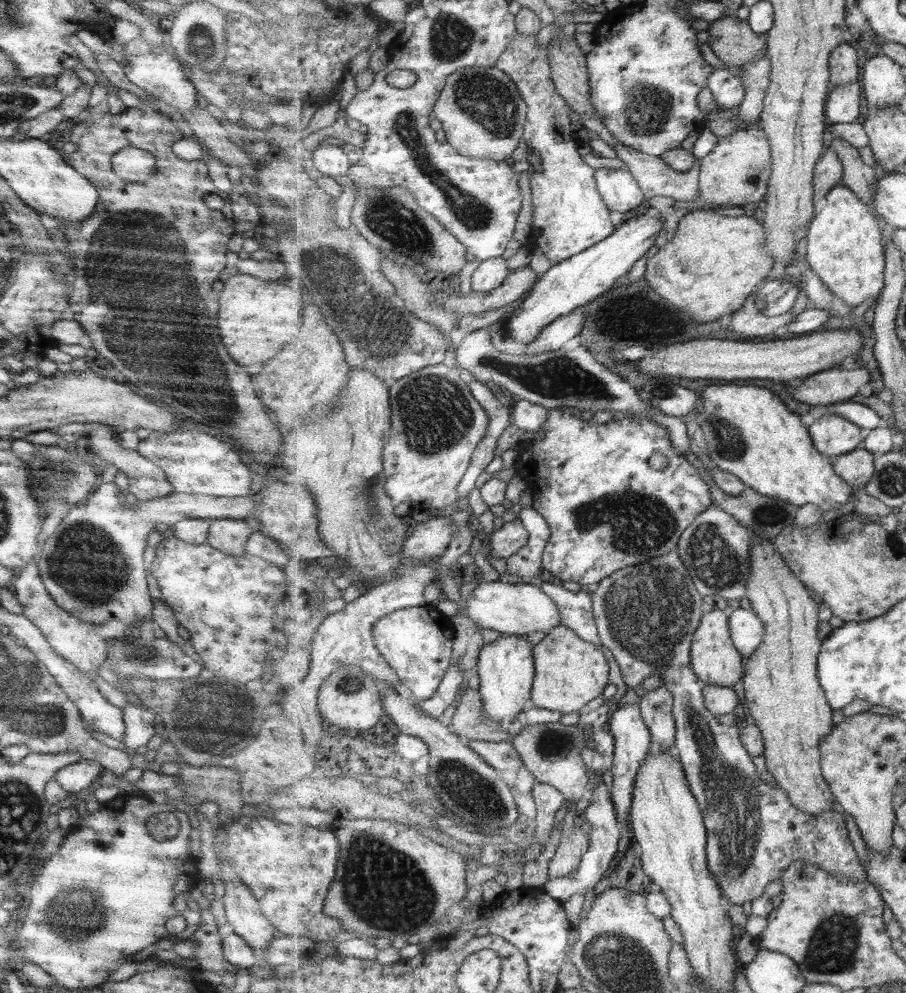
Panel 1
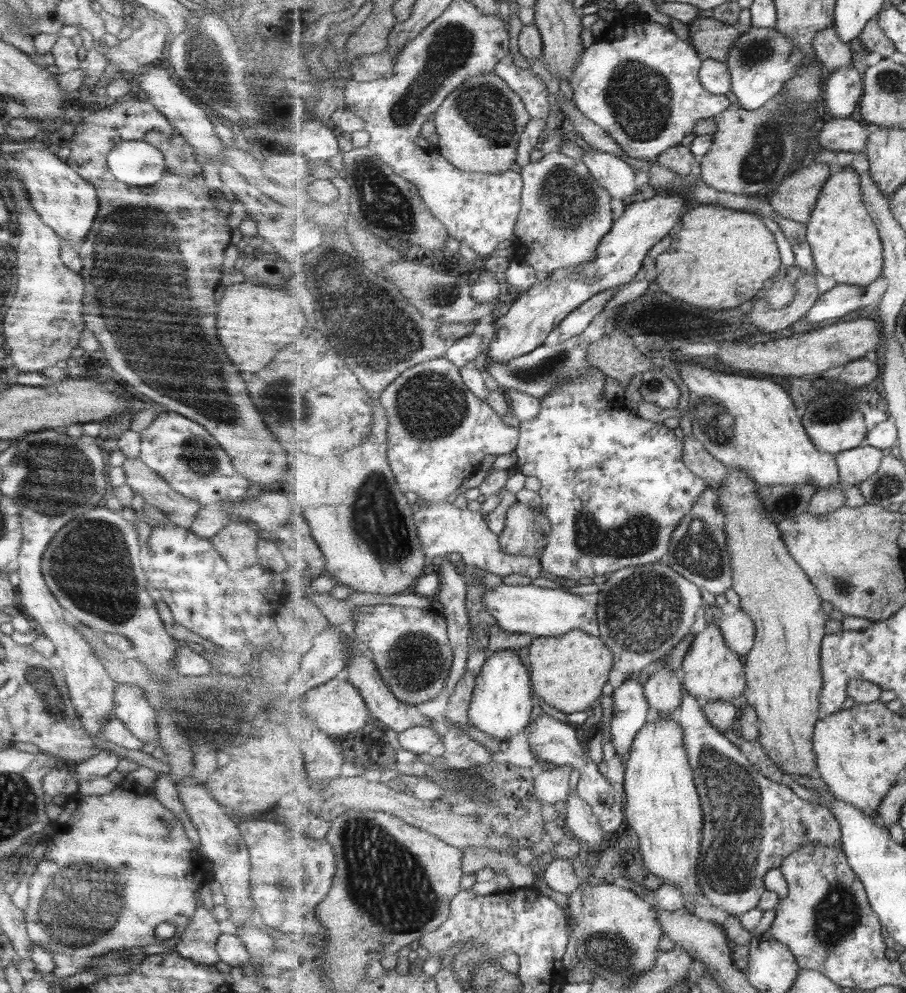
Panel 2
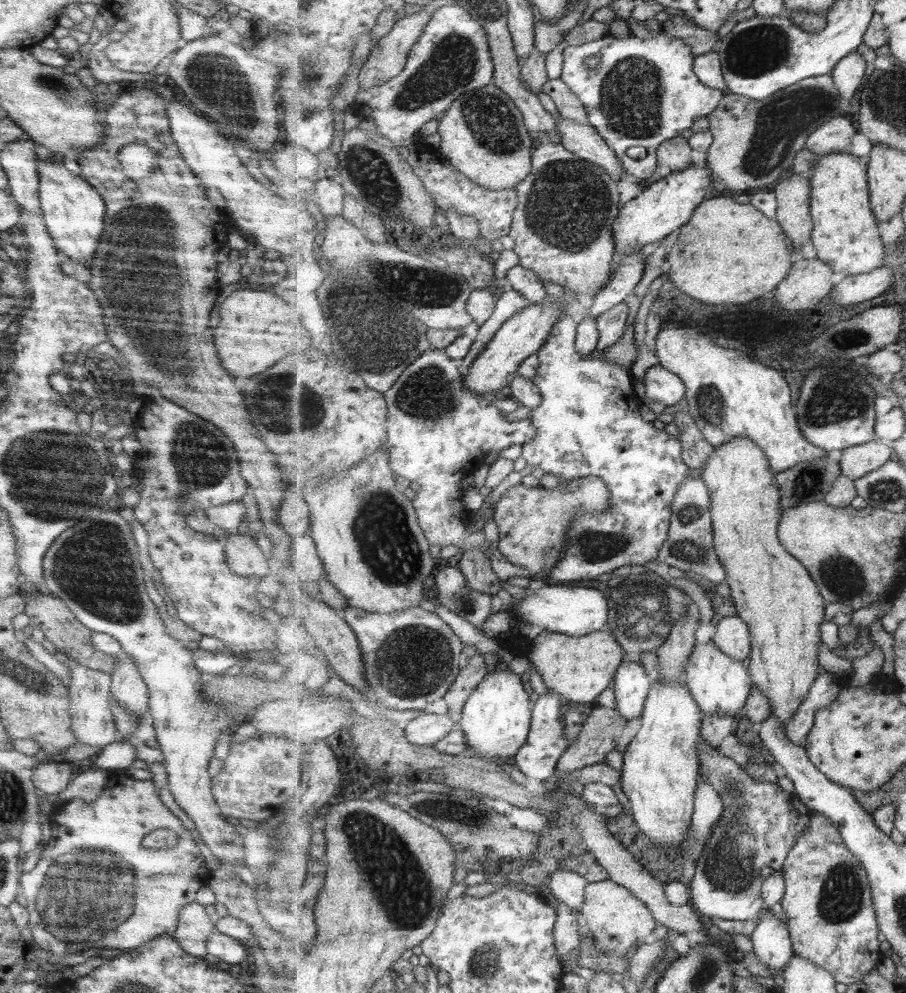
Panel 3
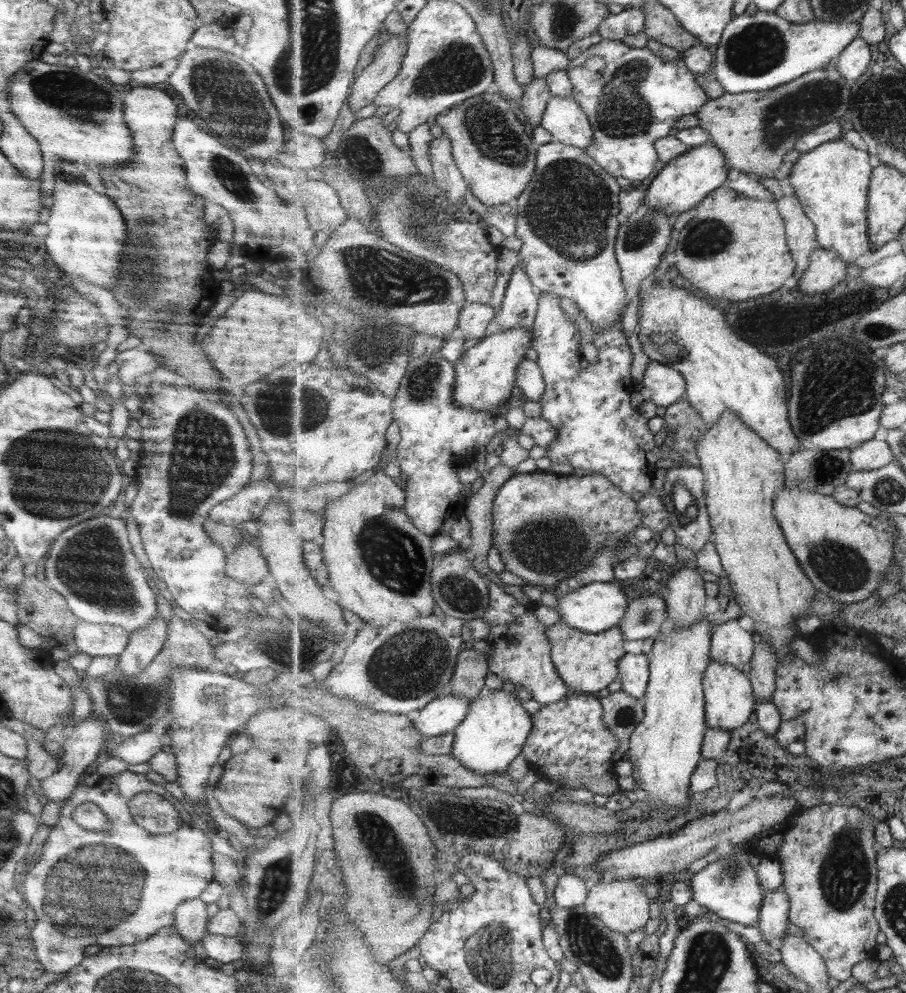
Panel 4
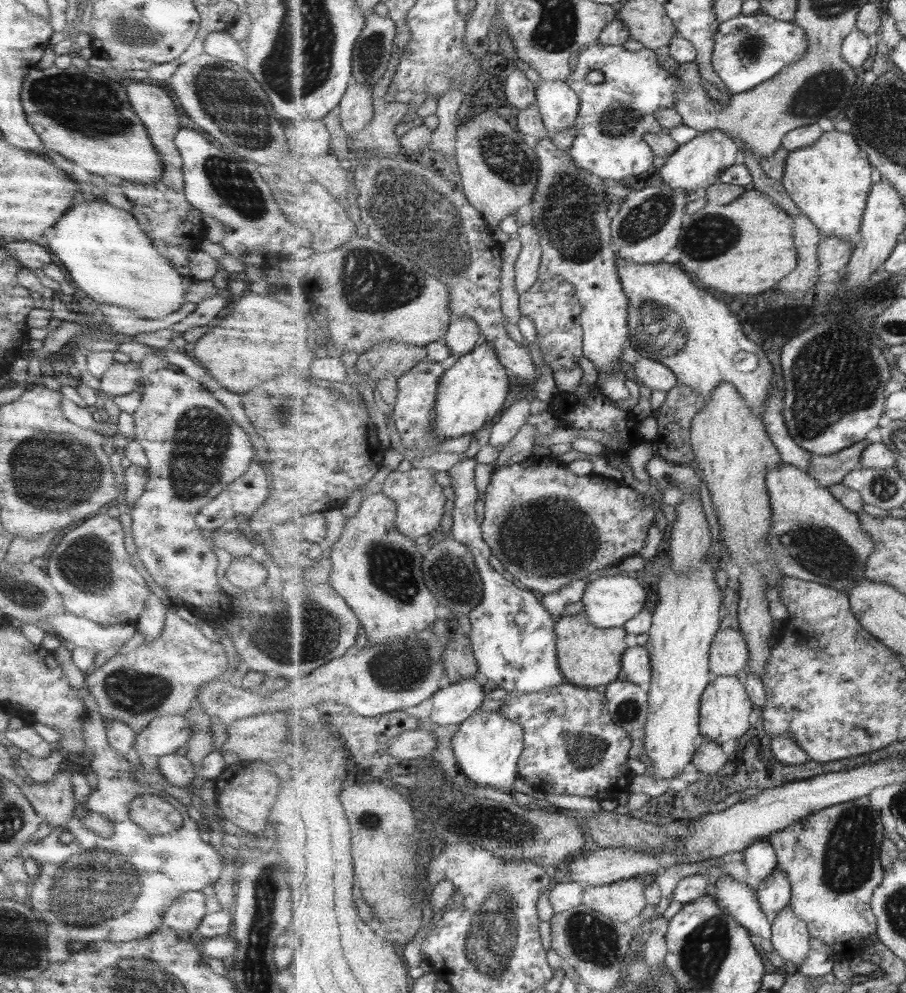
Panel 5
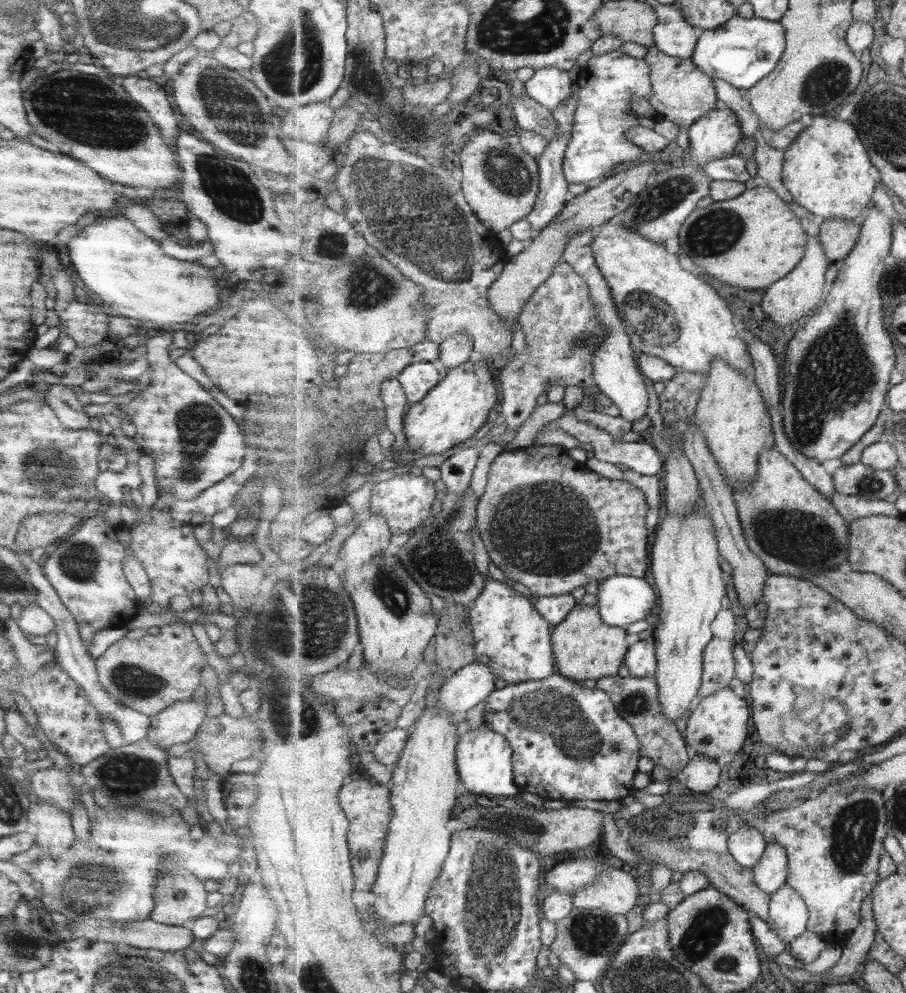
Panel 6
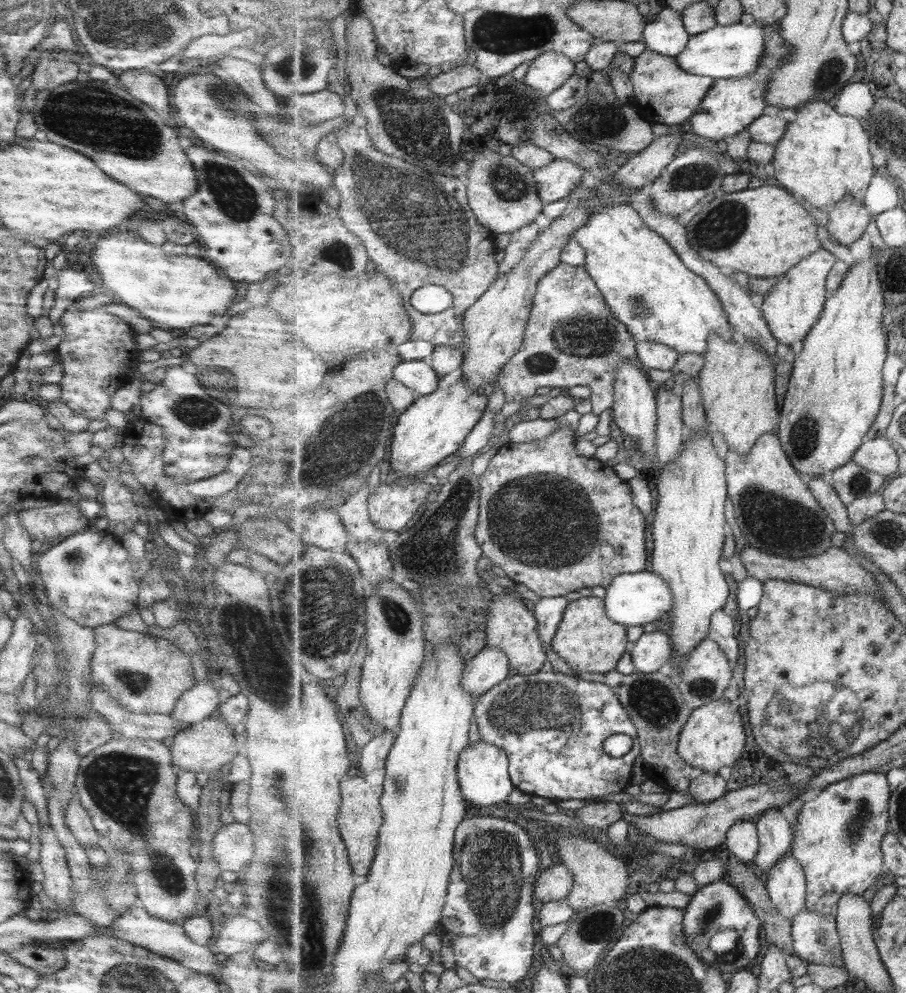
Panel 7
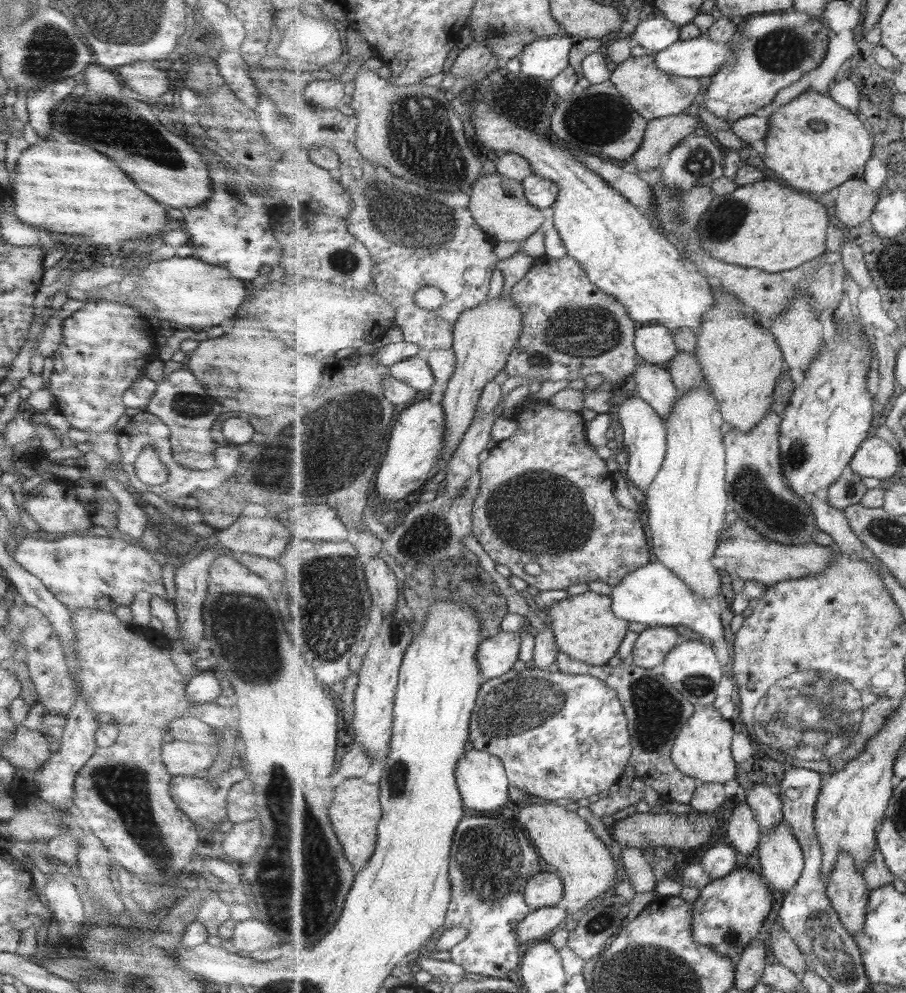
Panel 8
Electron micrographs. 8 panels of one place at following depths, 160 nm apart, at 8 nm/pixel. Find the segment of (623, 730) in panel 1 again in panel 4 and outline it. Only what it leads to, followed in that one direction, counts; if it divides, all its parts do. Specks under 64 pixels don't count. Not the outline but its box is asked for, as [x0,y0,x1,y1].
[620,653,650,699]

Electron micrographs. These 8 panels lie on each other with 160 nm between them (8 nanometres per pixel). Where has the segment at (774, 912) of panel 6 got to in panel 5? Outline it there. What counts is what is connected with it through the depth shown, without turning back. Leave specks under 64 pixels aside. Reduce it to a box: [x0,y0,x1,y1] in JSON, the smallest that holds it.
[772,906,811,965]

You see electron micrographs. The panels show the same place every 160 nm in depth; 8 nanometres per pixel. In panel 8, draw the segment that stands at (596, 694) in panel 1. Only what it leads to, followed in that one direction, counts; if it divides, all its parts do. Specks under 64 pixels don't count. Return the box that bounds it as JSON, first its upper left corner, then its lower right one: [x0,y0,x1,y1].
[548,590,630,666]

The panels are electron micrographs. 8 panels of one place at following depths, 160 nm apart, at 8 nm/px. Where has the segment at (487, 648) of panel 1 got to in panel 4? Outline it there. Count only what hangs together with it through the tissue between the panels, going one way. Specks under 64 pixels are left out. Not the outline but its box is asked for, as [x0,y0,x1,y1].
[452,687,534,774]

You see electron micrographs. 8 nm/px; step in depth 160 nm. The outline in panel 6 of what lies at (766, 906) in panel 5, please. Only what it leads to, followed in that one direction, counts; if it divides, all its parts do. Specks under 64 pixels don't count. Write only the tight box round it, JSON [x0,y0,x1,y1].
[752,841,788,896]

